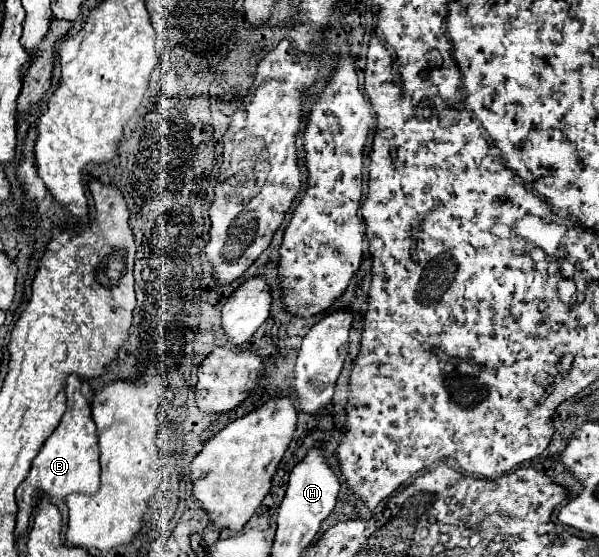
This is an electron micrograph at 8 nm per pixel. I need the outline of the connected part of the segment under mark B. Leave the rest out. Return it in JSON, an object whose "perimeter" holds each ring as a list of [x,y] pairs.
{"perimeter":[[[68,375],[66,377],[66,413],[62,415],[62,421],[52,431],[52,435],[42,445],[42,451],[34,457],[34,463],[30,467],[28,477],[20,483],[16,491],[18,499],[18,521],[16,521],[16,533],[28,529],[30,515],[34,513],[34,505],[42,493],[48,493],[60,501],[64,501],[70,493],[88,493],[94,495],[100,487],[100,463],[98,463],[98,437],[96,427],[90,417],[90,405],[84,399],[80,391],[80,377]]]}

